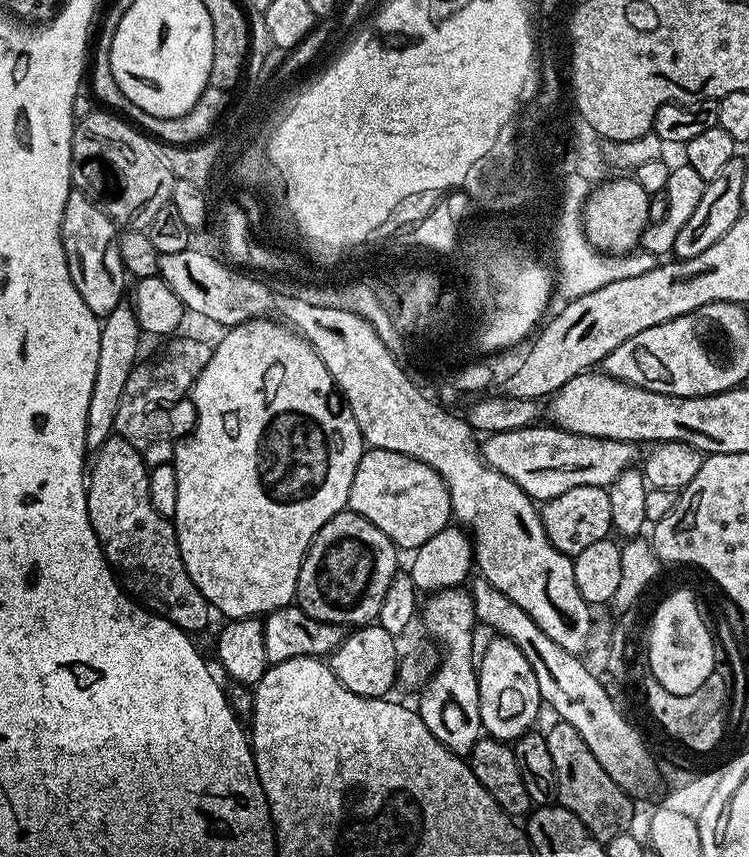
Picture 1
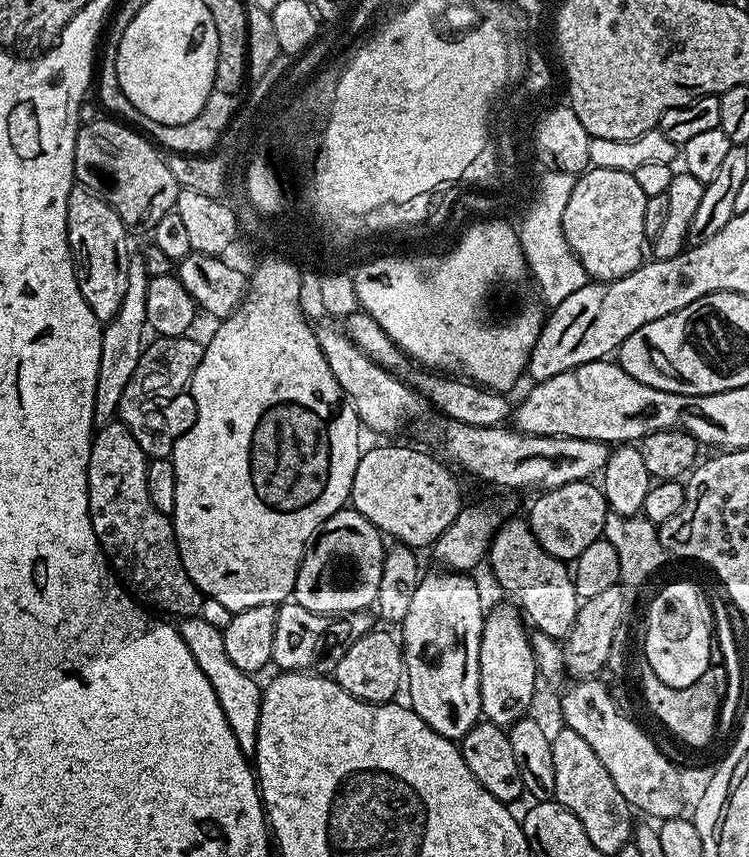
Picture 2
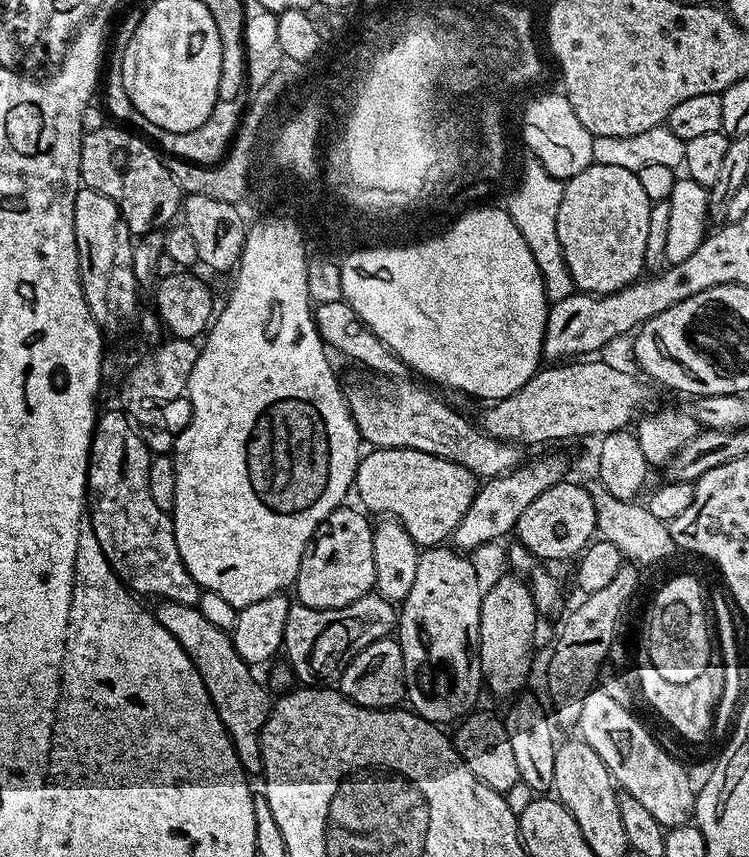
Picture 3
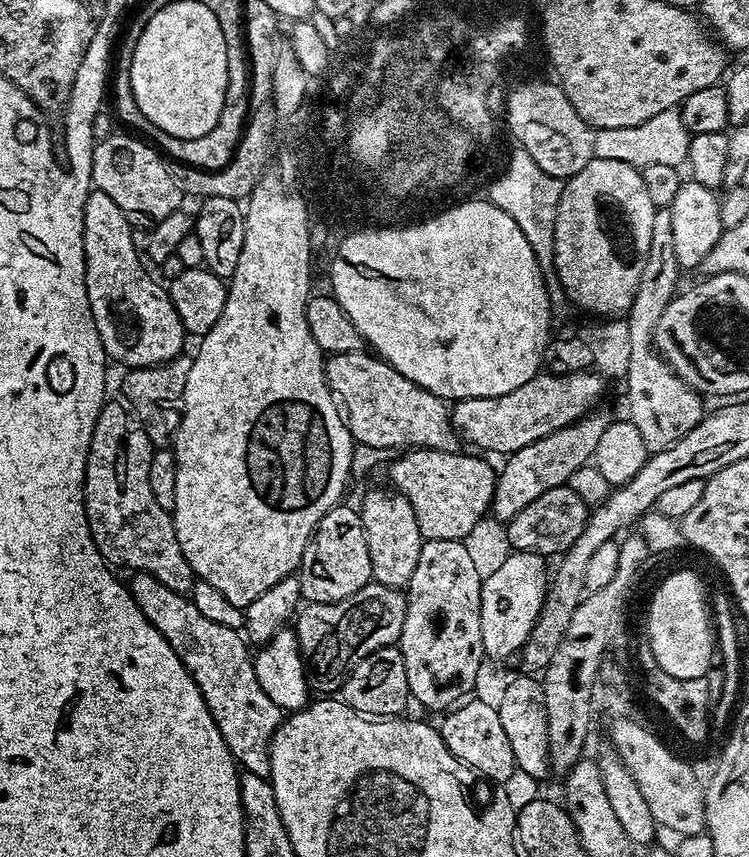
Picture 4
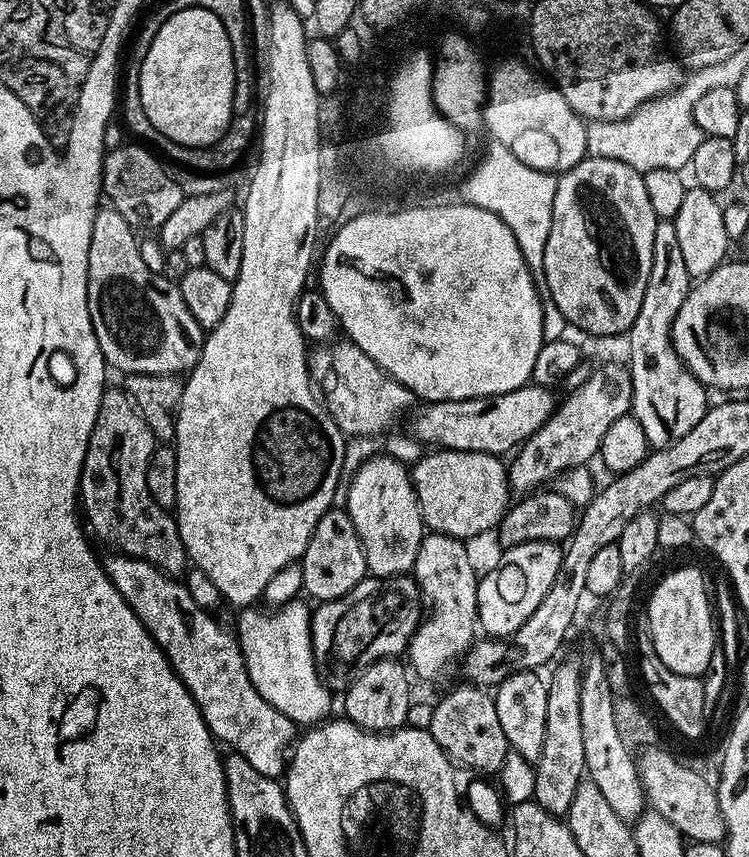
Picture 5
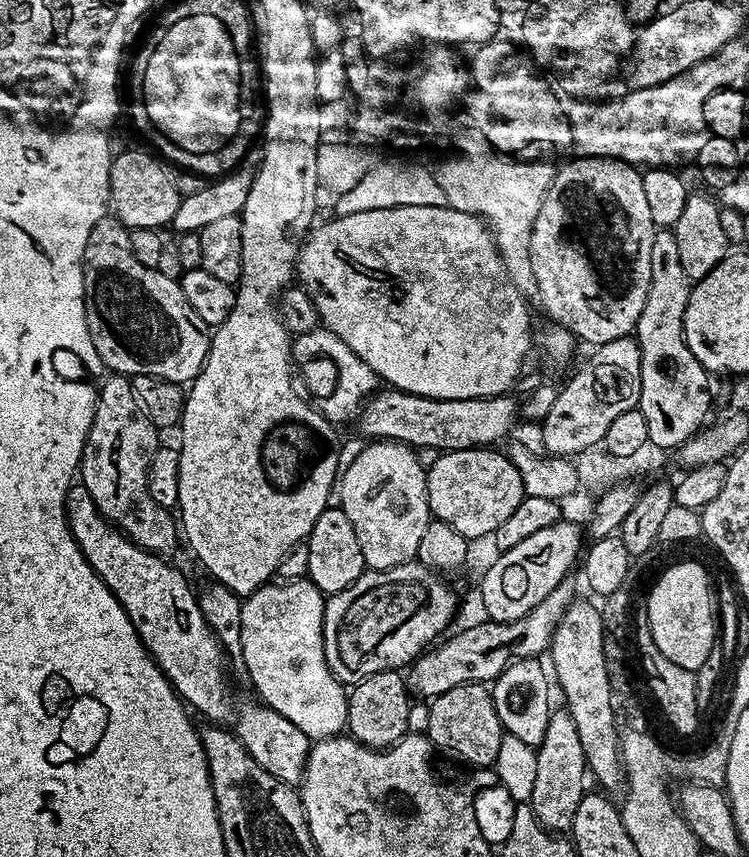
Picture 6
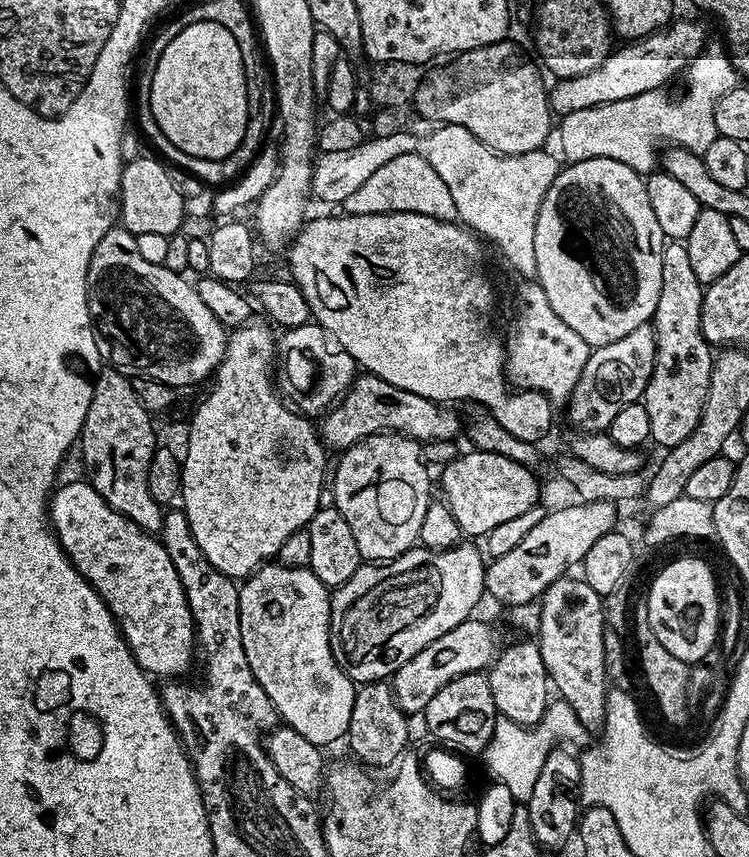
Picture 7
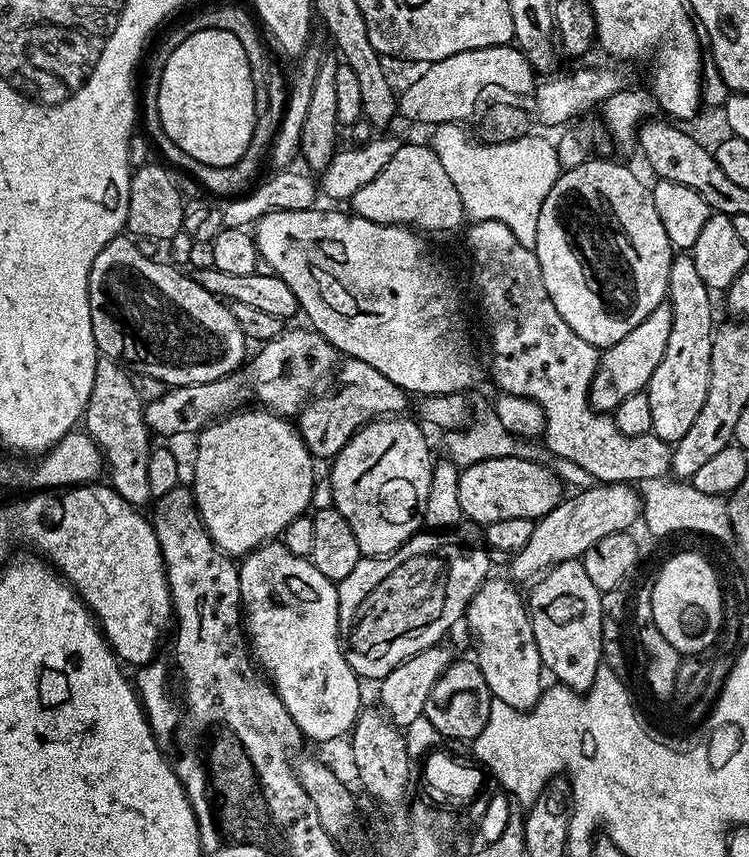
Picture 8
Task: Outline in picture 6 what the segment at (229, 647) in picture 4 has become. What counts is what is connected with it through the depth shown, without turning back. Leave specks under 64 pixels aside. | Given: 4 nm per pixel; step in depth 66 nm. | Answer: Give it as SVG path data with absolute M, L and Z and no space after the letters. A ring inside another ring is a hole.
M76 482L68 490L68 501L64 509L68 512L68 524L72 528L72 536L78 542L86 562L106 582L106 586L118 598L118 602L126 610L138 638L144 643L144 648L156 660L156 665L164 671L164 677L176 689L181 700L189 709L201 712L208 721L216 726L227 726L232 735L239 740L240 745L248 751L248 756L262 766L270 774L279 776L287 784L296 786L304 778L304 767L308 761L310 741L290 718L282 718L275 710L265 706L259 699L243 700L240 696L232 696L232 684L228 681L228 668L224 665L226 653L220 640L210 630L206 618L200 609L197 593L192 593L190 585L184 581L184 576L163 556L155 552L147 552L128 539L119 528L105 520L104 515L94 506L94 498L85 490L83 484Z

